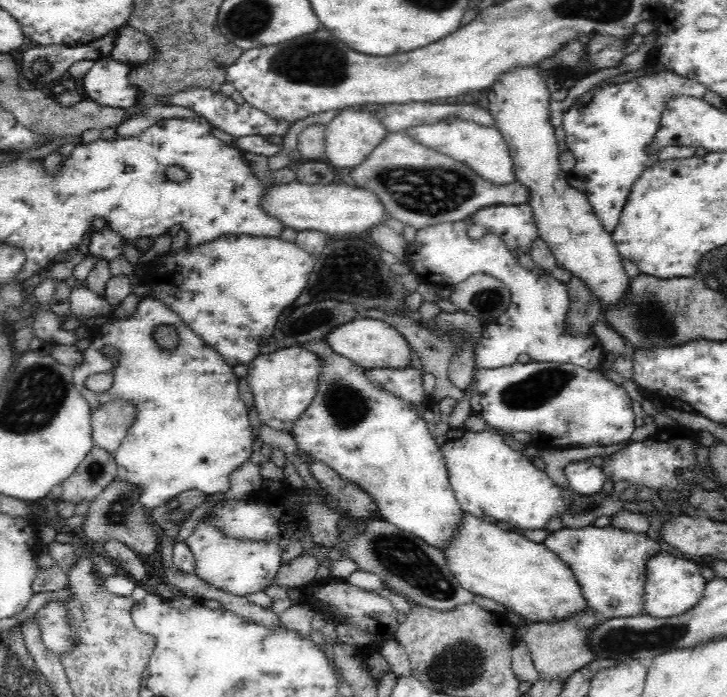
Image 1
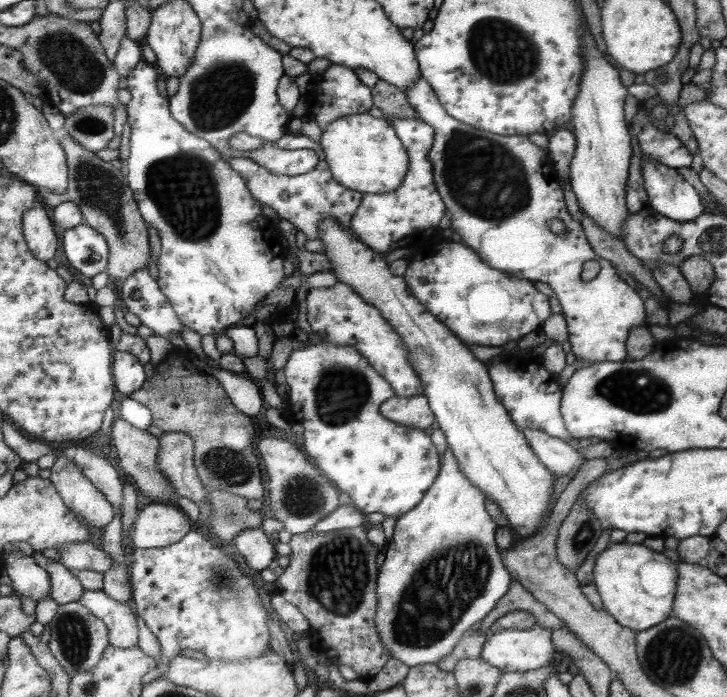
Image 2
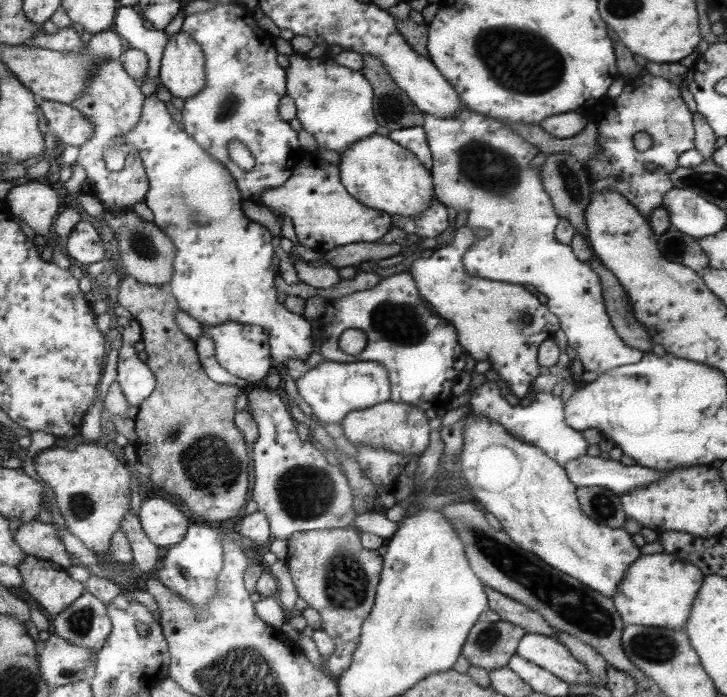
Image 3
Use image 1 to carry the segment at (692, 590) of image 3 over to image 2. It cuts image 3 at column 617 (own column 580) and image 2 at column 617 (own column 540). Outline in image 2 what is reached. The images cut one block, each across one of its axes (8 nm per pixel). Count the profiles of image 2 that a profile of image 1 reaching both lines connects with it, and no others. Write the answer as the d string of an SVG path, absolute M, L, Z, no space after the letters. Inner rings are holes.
M627 542L609 544L597 556L593 578L603 608L613 616L617 624L631 628L635 634L655 628L657 624L673 616L673 604L679 580L677 562L645 548L643 544L627 544Z

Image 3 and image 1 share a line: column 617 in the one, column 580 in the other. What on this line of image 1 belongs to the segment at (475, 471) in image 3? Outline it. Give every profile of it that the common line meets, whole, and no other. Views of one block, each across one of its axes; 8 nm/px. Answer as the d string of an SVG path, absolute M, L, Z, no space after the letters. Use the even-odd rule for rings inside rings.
M612 526L594 528L564 528L552 532L542 542L550 552L554 552L578 580L584 598L590 608L598 614L598 620L624 620L644 614L644 594L646 594L646 564L660 552L660 544L648 534L622 532Z

